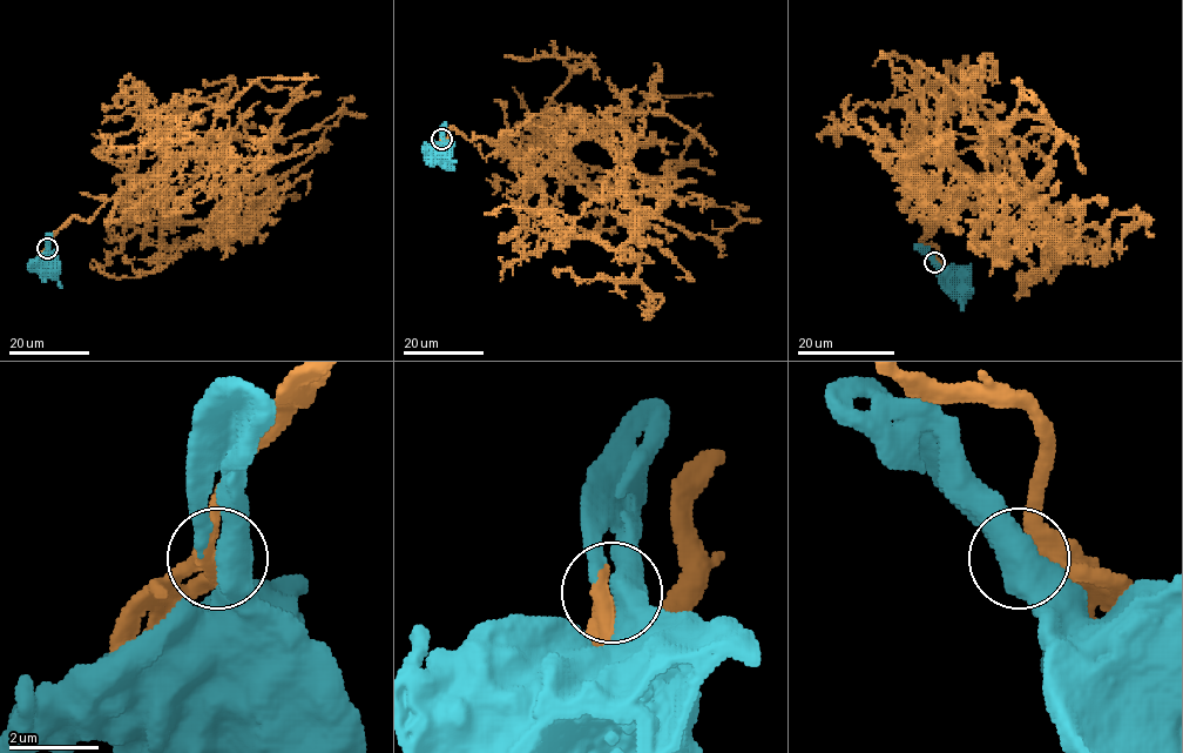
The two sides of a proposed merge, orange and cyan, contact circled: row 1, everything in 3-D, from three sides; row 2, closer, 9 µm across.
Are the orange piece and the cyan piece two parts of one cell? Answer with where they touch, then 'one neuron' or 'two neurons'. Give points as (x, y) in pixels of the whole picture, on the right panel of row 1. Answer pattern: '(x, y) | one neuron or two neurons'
(934, 262) | one neuron

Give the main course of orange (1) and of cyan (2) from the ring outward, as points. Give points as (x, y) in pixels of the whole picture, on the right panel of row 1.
1: (934, 263), (921, 241), (950, 203), (984, 187), (1038, 208), (1049, 175), (966, 116), (980, 58)
2: (934, 263), (942, 269), (953, 269), (955, 277)

